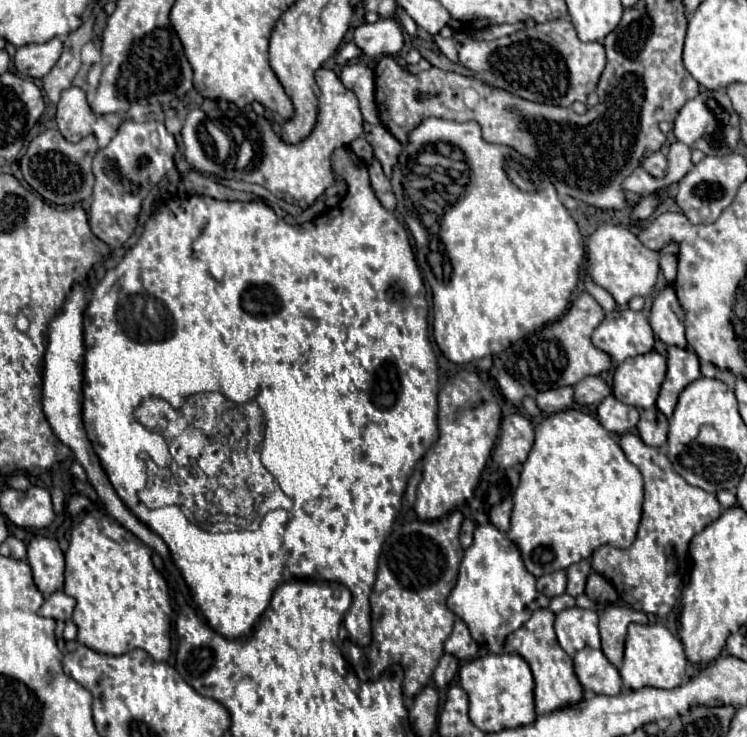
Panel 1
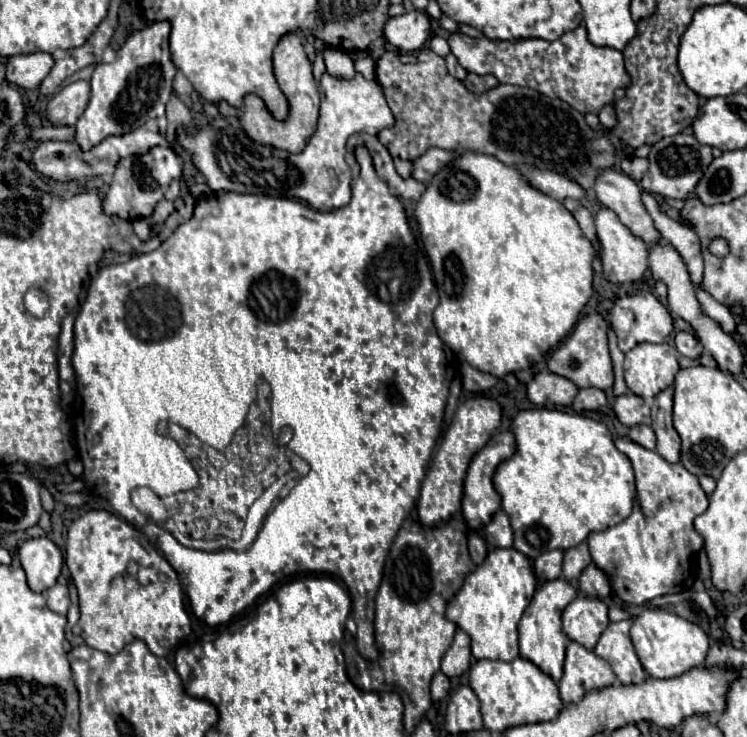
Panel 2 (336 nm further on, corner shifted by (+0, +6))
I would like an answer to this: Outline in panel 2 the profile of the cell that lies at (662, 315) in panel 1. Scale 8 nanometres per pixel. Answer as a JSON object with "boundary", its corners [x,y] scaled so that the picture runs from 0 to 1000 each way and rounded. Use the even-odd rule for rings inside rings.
{"boundary":[[[909,450],[906,456],[904,456],[904,469],[906,469],[906,475],[914,480],[914,483],[920,483],[920,486],[925,486],[925,488],[930,488],[930,486],[936,486],[938,480],[941,480],[941,467],[928,456],[928,453],[922,453],[922,450]]]}

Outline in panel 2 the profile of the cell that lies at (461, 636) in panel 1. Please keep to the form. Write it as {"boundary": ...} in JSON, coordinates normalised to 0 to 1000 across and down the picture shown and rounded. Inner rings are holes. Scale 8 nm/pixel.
{"boundary":[[[620,855],[609,858],[609,868],[590,896],[590,912],[601,920],[614,920],[631,904],[628,863]]]}

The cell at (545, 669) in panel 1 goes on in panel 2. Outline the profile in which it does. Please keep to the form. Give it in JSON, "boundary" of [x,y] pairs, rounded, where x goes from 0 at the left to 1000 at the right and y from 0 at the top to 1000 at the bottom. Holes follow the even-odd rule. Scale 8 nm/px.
{"boundary":[[[756,784],[735,787],[716,803],[711,820],[705,822],[705,828],[700,830],[700,839],[695,844],[695,887],[697,887],[697,893],[705,893],[708,898],[714,898],[722,909],[727,909],[743,925],[748,925],[748,920],[751,920],[756,877],[759,877],[759,863],[751,858],[751,830],[770,809],[772,809],[772,801]]]}

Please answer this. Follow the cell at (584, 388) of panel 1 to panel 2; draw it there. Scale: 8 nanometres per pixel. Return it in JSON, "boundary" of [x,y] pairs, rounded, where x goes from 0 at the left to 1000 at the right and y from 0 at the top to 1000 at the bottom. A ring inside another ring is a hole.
{"boundary":[[[780,526],[767,543],[767,556],[770,559],[783,559],[783,556],[802,556],[810,551],[810,532],[802,526]]]}

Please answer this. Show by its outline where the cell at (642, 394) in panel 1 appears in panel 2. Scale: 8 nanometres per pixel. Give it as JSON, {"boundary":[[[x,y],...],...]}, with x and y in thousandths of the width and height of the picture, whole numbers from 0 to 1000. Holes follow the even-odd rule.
{"boundary":[[[853,467],[837,480],[837,518],[842,529],[858,537],[866,548],[874,548],[877,537],[901,521],[909,502],[906,475],[888,467]]]}

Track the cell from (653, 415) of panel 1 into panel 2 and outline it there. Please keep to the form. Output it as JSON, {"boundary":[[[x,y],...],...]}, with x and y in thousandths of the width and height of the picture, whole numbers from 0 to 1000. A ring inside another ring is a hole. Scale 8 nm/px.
{"boundary":[[[847,578],[842,594],[866,611],[877,611],[877,586],[869,578]]]}

